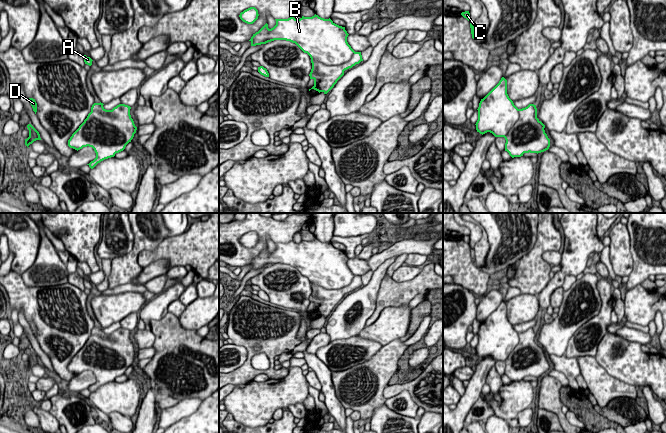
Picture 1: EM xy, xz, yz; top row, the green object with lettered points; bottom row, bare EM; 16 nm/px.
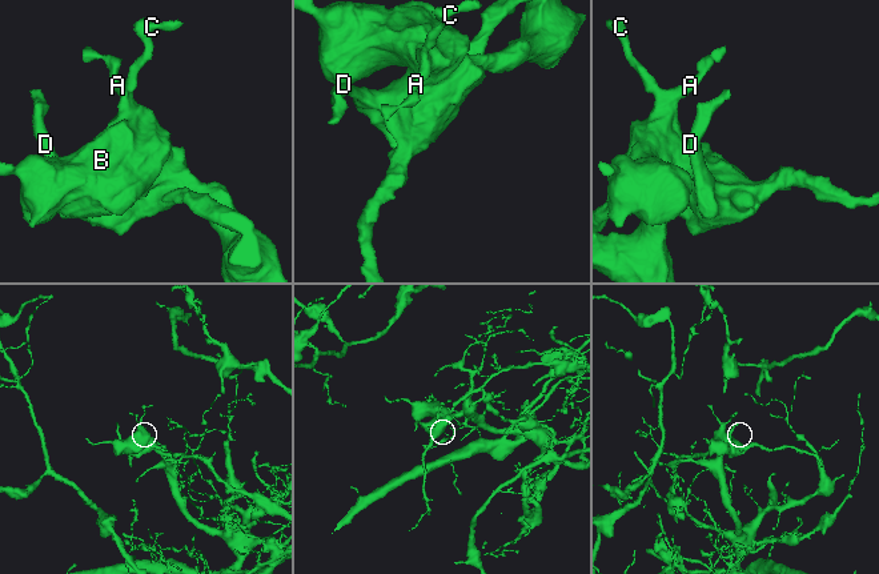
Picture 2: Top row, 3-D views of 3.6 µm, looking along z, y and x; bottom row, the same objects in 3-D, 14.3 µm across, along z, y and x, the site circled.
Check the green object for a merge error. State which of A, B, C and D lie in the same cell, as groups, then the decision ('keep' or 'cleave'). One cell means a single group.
groups A B C / D; cleave

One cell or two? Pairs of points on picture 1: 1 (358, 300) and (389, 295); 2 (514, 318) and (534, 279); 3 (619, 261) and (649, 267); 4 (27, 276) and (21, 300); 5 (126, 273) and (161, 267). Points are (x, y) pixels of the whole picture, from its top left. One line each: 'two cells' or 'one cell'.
1: two cells
2: two cells
3: two cells
4: two cells
5: two cells

